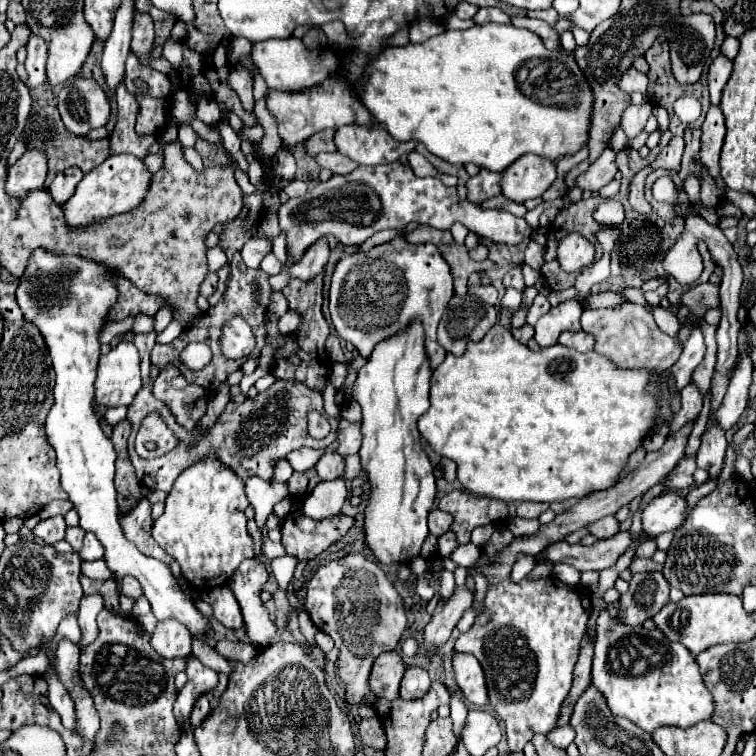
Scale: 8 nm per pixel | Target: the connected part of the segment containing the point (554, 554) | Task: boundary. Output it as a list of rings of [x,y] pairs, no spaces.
[[[631,531],[613,535],[607,541],[595,541],[593,545],[569,545],[565,541],[553,543],[547,549],[547,559],[553,563],[569,563],[577,571],[603,571],[611,567],[633,543]]]

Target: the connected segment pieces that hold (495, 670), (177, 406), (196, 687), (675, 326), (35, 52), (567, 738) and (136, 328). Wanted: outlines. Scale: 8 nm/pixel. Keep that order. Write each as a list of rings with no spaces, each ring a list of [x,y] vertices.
[[[505,577],[499,583],[488,586],[487,595],[483,599],[483,611],[477,615],[473,627],[467,633],[459,635],[459,639],[455,641],[455,651],[473,653],[479,659],[487,679],[491,709],[505,723],[511,753],[523,751],[523,747],[535,733],[545,735],[555,727],[559,707],[571,689],[573,665],[579,655],[589,613],[591,603],[587,599],[587,591],[583,591],[581,587],[569,589],[555,577],[525,577],[519,583],[513,583],[511,577]]]
[[[167,363],[159,373],[153,385],[153,395],[155,399],[169,405],[175,421],[185,429],[193,429],[207,407],[205,389],[187,383],[173,363]]]
[[[189,655],[187,657],[187,685],[179,691],[179,699],[175,703],[175,717],[179,719],[179,725],[183,729],[189,729],[189,717],[191,717],[191,711],[195,707],[195,703],[199,701],[201,695],[209,693],[215,689],[217,685],[217,673],[209,667],[205,667],[197,657]]]
[[[649,305],[649,309],[651,309],[651,313],[653,313],[653,319],[657,319],[659,329],[665,331],[667,335],[675,337],[677,331],[679,331],[679,321],[675,319],[675,315],[669,313],[669,311],[665,311],[665,309],[661,309],[659,305]]]
[[[39,35],[29,37],[25,69],[29,75],[29,81],[27,81],[29,87],[35,87],[47,81],[47,41]]]
[[[559,727],[555,735],[547,735],[547,739],[551,739],[551,743],[555,743],[555,747],[567,749],[567,745],[575,739],[575,731],[571,727]]]
[[[135,315],[135,325],[133,325],[133,333],[147,333],[147,331],[153,331],[153,317],[149,315]]]

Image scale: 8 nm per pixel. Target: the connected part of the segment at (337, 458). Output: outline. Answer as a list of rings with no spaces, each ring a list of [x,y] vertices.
[[[325,453],[315,465],[319,477],[323,481],[331,481],[337,477],[343,477],[343,457],[339,453]]]

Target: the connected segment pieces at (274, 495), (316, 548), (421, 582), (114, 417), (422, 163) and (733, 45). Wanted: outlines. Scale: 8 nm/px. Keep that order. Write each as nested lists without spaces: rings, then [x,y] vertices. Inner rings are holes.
[[[251,475],[245,481],[245,495],[249,499],[249,505],[255,509],[255,519],[261,525],[261,530],[265,527],[267,517],[273,509],[273,505],[281,499],[287,499],[287,485],[285,483],[269,483],[257,475]]]
[[[297,511],[283,519],[281,545],[285,547],[285,553],[295,557],[297,561],[315,559],[331,543],[339,541],[349,531],[351,525],[353,525],[353,517],[349,515],[339,513],[315,521],[303,515],[301,511]]]
[[[420,574],[417,576],[417,588],[416,593],[424,601],[429,601],[434,595],[435,591],[431,585],[429,585],[430,574]]]
[[[119,406],[115,407],[115,409],[107,409],[107,413],[105,413],[105,421],[107,423],[111,423],[111,425],[115,425],[117,421],[121,421],[123,417],[126,417],[128,411],[128,407],[125,406]]]
[[[413,151],[411,155],[409,155],[409,165],[411,165],[411,169],[415,171],[415,175],[417,177],[441,177],[437,171],[435,171],[435,167],[421,155],[421,153],[417,153],[417,151]]]
[[[725,37],[725,41],[723,41],[723,45],[721,45],[721,53],[727,57],[727,59],[735,59],[735,55],[737,55],[737,51],[739,51],[739,39],[735,39],[735,37]]]

